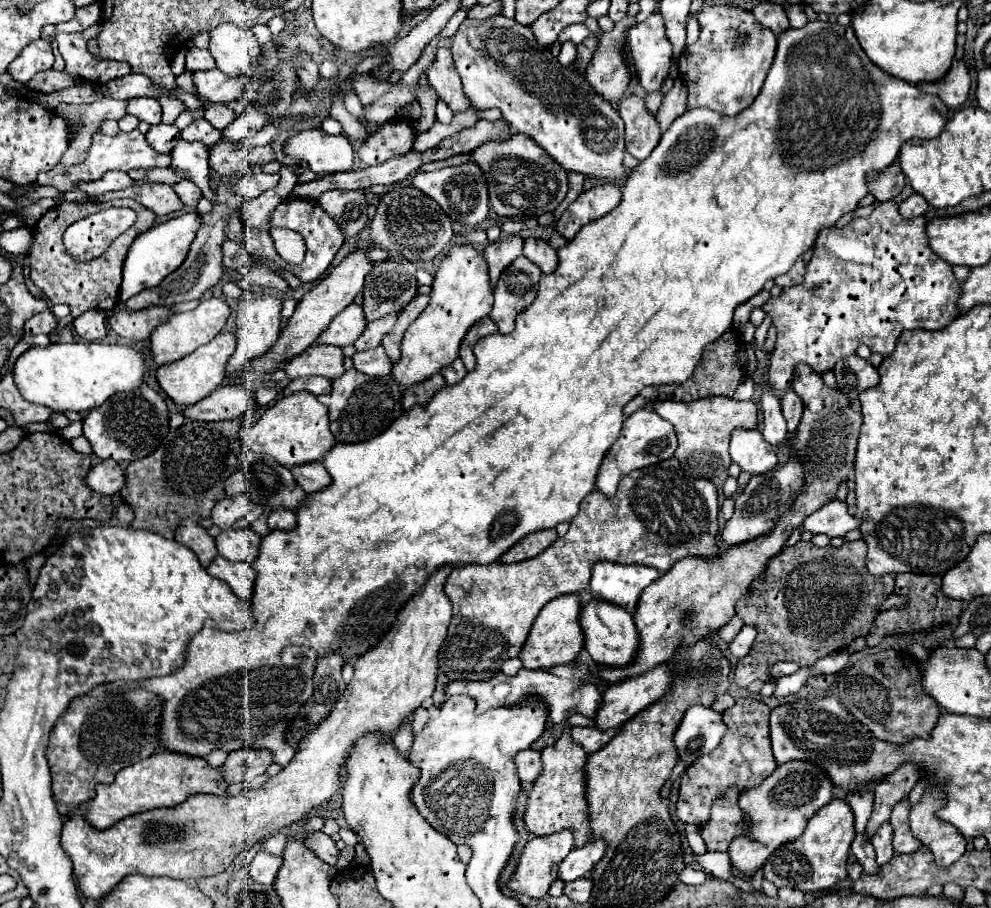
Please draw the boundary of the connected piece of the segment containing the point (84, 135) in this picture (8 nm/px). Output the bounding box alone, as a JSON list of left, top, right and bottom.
[54,97,126,159]

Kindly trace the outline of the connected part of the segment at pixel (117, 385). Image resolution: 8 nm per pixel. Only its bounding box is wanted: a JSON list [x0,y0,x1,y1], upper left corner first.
[12,343,144,413]

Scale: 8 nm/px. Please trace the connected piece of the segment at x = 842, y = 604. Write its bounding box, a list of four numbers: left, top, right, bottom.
[734,539,894,689]

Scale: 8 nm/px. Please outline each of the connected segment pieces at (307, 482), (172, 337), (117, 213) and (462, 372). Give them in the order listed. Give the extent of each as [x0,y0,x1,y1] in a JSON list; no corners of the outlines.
[[292,463,332,493],[150,297,230,367],[64,207,136,261],[442,359,466,385]]

